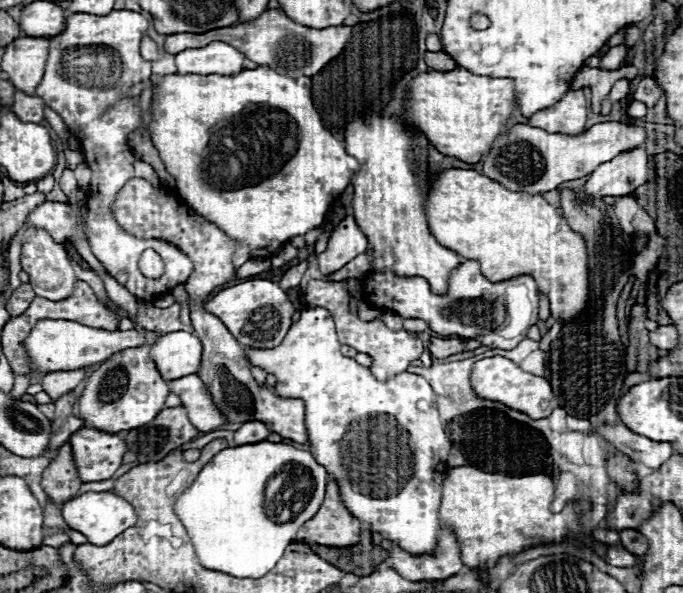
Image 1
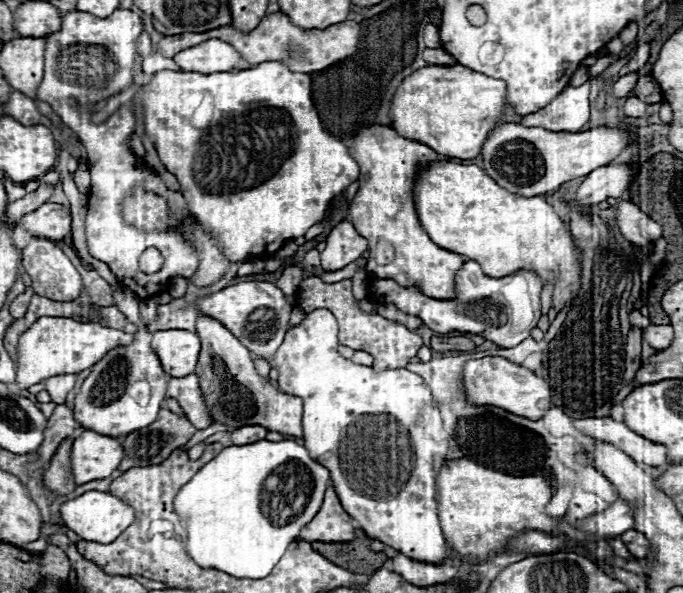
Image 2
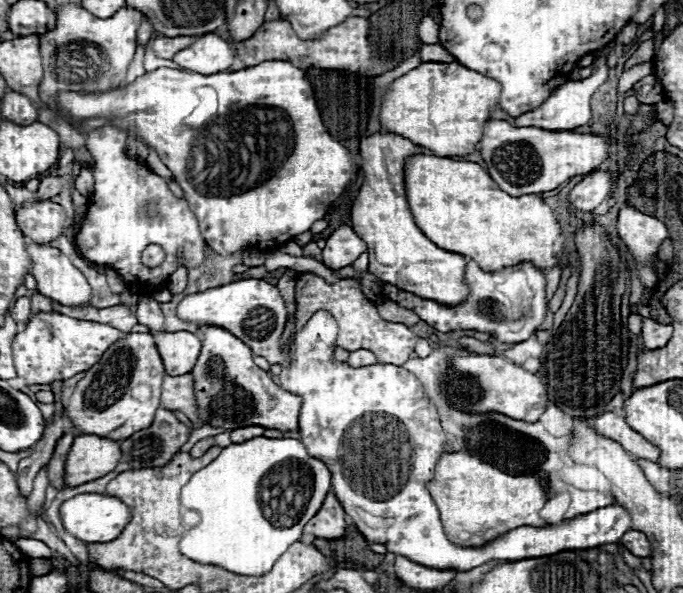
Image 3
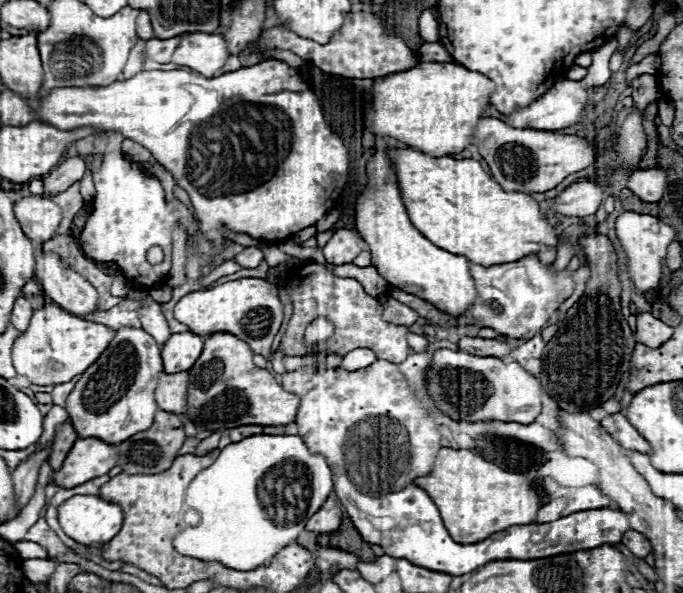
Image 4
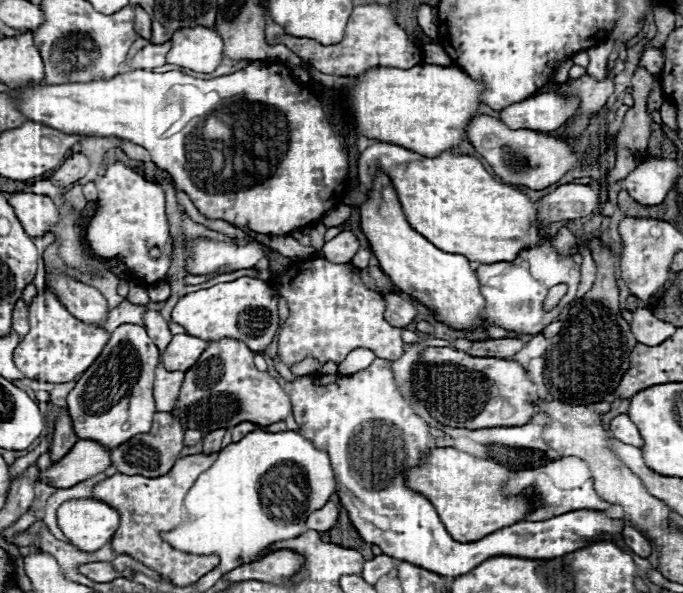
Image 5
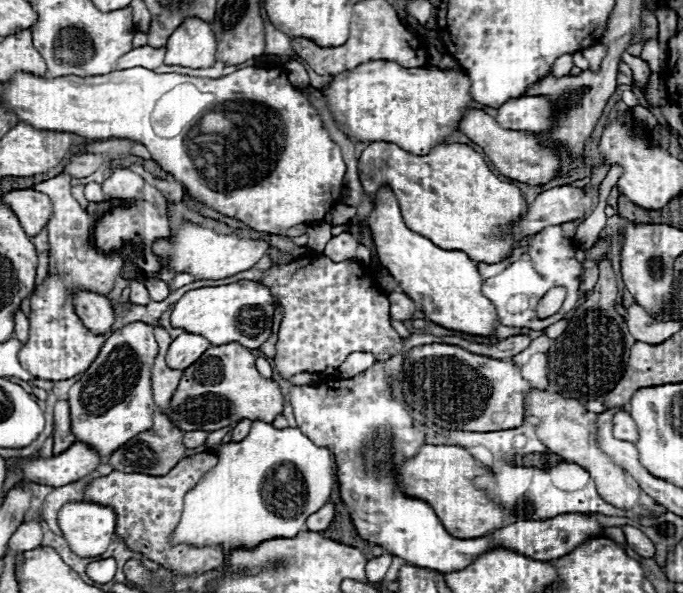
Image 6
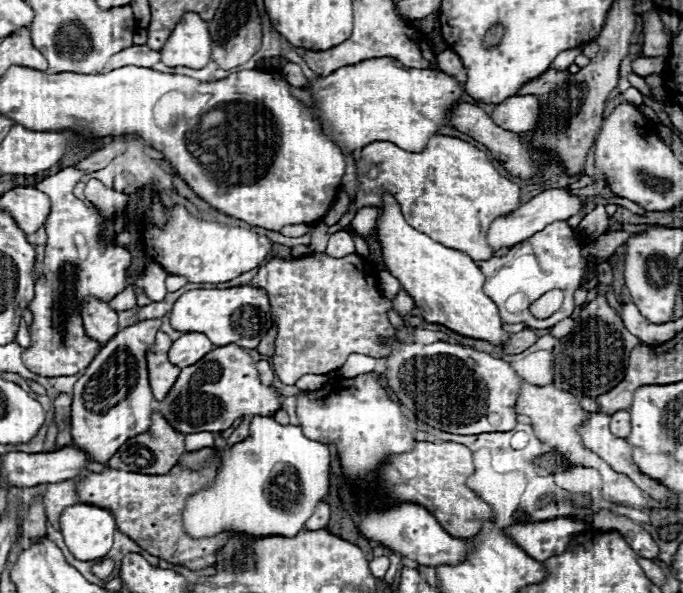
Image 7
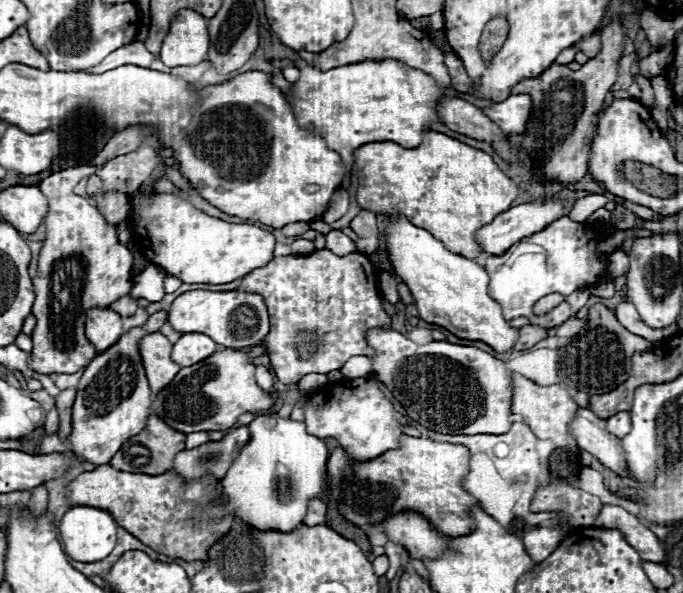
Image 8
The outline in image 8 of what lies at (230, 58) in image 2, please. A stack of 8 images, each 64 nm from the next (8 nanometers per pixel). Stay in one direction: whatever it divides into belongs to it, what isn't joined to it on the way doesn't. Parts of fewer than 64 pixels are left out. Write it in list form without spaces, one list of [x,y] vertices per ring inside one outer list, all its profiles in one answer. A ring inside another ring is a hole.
[[[182,10],[174,16],[170,32],[162,44],[160,60],[174,66],[196,66],[206,60],[210,48],[206,18],[194,10]]]

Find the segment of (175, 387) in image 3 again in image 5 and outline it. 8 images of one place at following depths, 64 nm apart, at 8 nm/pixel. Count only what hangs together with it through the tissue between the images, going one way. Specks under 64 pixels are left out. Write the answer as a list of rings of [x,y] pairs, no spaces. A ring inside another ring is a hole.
[[[158,364],[154,380],[154,400],[160,412],[172,412],[176,408],[182,382],[184,372],[168,372],[162,364]]]

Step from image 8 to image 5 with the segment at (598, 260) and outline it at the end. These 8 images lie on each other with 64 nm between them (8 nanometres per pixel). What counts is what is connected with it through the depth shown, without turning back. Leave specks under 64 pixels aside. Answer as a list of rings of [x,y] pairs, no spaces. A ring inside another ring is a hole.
[[[544,242],[538,248],[530,248],[518,254],[512,262],[498,264],[480,264],[476,268],[476,276],[480,282],[480,292],[486,300],[482,310],[482,318],[486,324],[500,326],[518,334],[540,334],[558,314],[568,308],[576,296],[576,288],[580,282],[580,266],[574,264],[572,258],[560,258],[552,242]],[[556,284],[566,284],[568,292],[552,310],[544,310],[544,300],[548,290]]]

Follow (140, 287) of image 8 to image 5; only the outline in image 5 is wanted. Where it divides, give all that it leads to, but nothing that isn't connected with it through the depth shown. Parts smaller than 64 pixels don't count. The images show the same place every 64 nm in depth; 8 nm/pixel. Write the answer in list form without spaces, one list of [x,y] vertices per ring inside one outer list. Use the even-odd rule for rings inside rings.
[[[158,282],[148,290],[148,294],[150,294],[152,302],[164,302],[170,296],[170,284],[168,282]]]

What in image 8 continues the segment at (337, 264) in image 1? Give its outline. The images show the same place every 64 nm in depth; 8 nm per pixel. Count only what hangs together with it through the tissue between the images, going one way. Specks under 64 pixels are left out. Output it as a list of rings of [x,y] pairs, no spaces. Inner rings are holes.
[[[332,230],[330,234],[326,234],[326,250],[334,252],[336,256],[346,256],[356,252],[354,242],[340,230]]]

